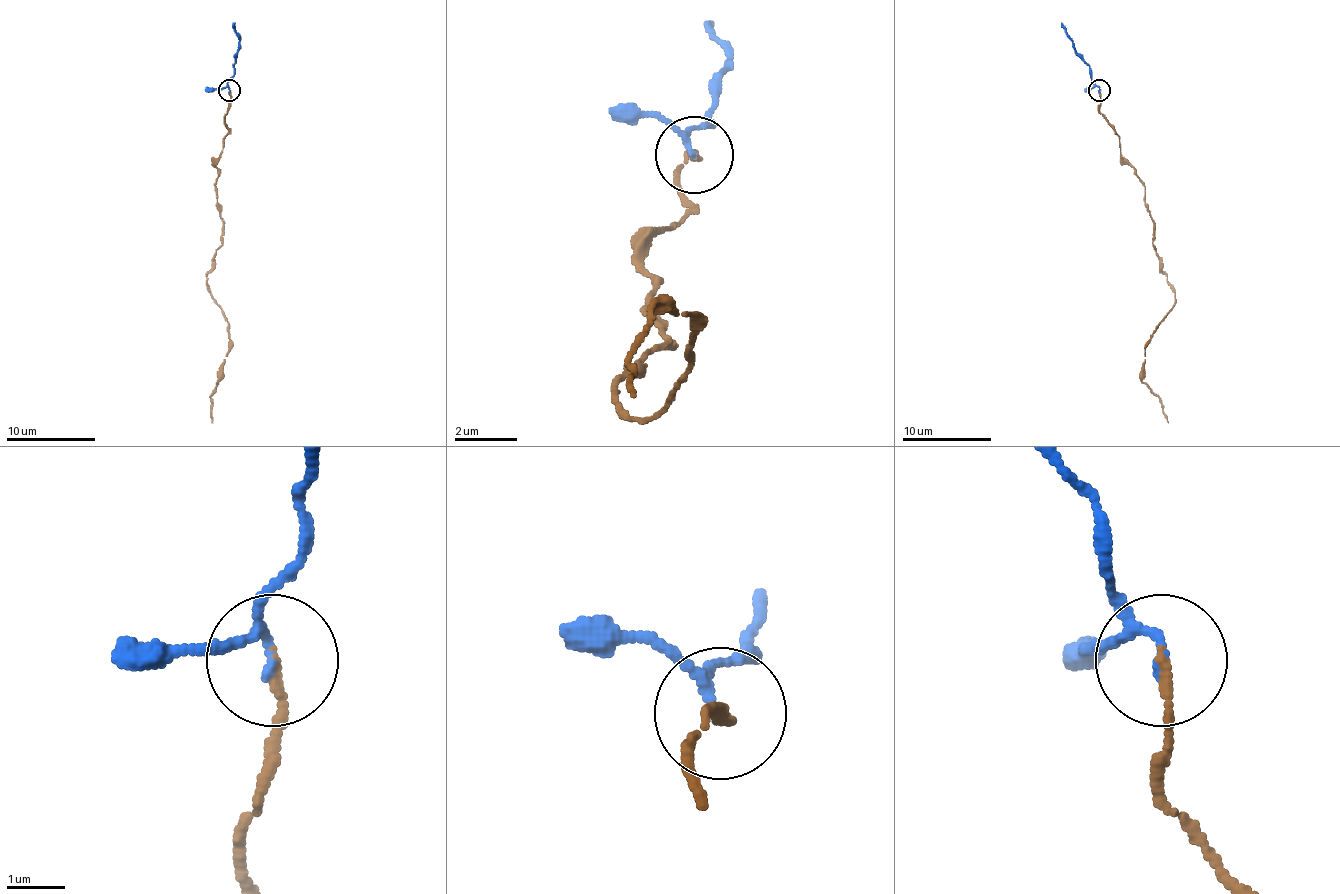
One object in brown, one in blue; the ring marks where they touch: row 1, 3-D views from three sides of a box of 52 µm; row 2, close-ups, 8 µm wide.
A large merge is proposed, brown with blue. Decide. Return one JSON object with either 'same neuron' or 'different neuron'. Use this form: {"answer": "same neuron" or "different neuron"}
{"answer": "same neuron"}

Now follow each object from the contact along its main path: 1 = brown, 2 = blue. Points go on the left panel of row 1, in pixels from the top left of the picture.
1: (230, 90), (228, 130), (214, 163), (221, 245), (208, 274), (225, 319), (228, 348), (212, 399), (212, 423)
2: (230, 90), (228, 81), (234, 74), (234, 54), (239, 43), (232, 23)

